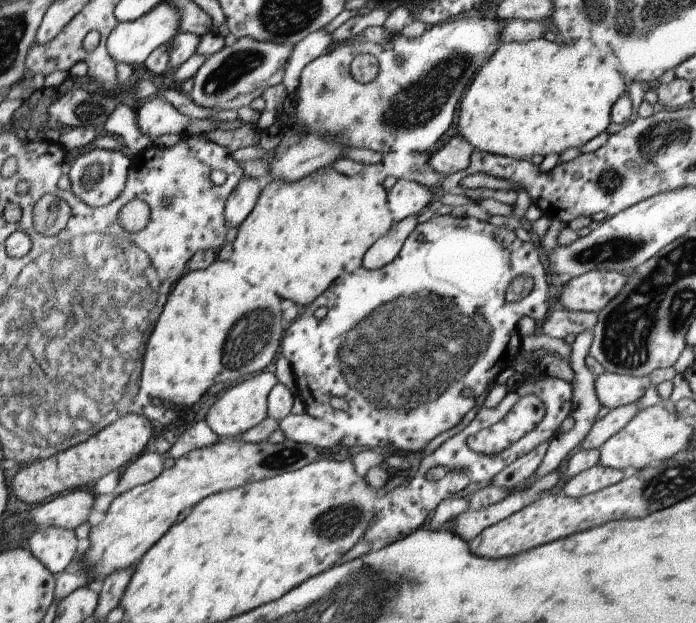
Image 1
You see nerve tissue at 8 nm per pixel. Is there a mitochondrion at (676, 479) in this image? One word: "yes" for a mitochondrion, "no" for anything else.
yes

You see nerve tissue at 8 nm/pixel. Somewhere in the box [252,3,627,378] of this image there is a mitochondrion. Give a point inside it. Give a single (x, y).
(416, 106)

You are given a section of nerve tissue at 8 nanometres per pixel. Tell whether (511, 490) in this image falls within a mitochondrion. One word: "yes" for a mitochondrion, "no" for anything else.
no

